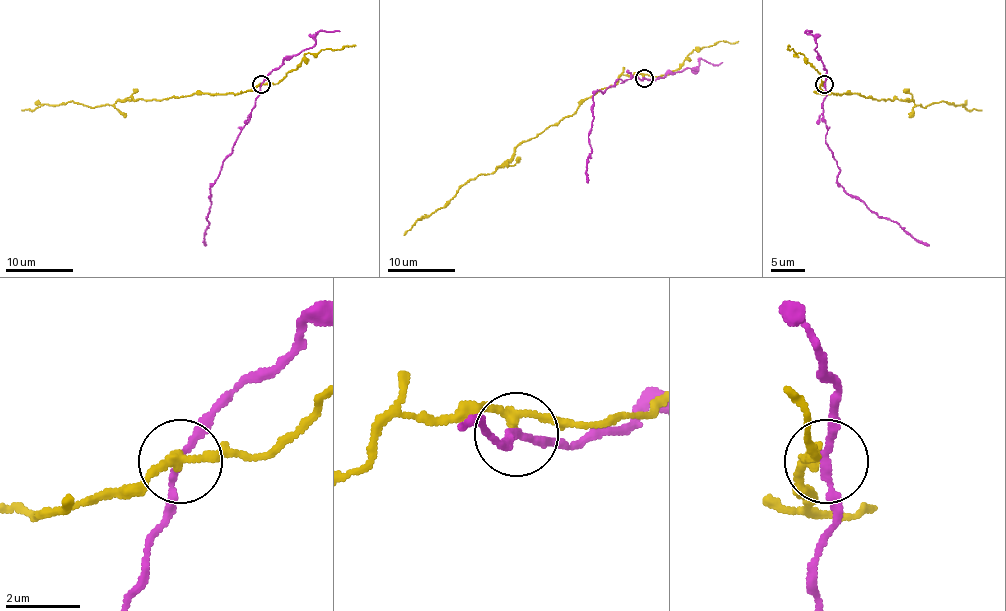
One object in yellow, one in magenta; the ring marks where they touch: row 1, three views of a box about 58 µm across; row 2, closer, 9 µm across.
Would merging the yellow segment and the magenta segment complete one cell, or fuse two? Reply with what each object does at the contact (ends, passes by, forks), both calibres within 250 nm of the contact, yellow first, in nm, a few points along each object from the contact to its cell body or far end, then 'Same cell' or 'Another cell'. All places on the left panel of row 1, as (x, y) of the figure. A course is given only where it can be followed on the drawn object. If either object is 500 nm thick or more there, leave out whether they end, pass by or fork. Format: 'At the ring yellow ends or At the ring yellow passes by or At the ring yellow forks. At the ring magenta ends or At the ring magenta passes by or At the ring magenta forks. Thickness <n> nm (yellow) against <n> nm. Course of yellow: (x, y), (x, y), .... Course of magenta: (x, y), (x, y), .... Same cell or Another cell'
At the ring yellow passes by. At the ring magenta passes by. Thickness 220 nm (yellow) against 170 nm. Course of yellow: (261, 85), (234, 95), (131, 98), (117, 100), (110, 105), (87, 107), (66, 102), (21, 110). Course of magenta: (261, 85), (251, 118), (210, 188), (210, 210), (205, 216), (208, 222), (205, 245). Another cell

